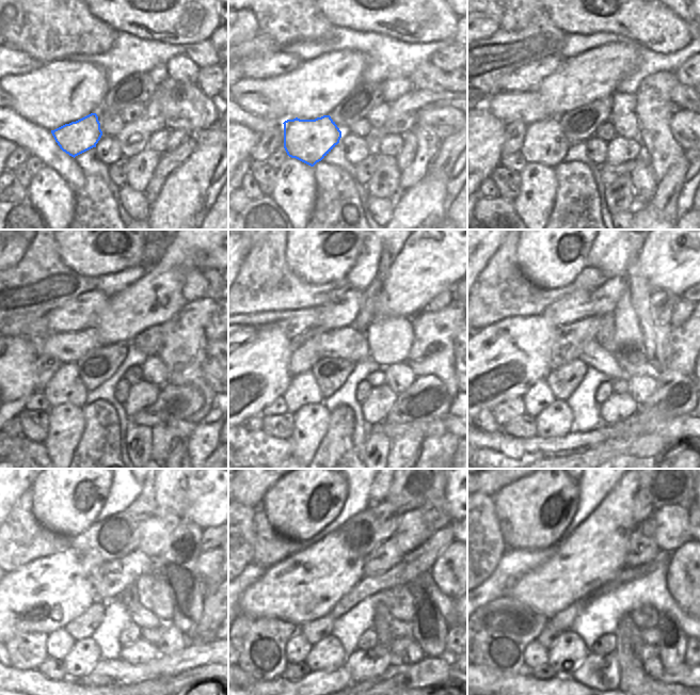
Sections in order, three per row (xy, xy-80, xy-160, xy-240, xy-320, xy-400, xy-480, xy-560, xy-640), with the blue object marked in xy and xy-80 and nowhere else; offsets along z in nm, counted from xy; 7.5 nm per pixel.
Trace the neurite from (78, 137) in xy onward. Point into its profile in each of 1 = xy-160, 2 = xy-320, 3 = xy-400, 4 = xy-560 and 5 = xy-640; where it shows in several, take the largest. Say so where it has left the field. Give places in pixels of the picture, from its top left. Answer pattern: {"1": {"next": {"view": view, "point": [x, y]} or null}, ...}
{"1": {"next": {"view": "xy-160", "point": [545, 143]}}, "2": {"next": {"view": "xy-320", "point": [303, 389]}}, "3": {"next": {"view": "xy-400", "point": [540, 396]}}, "4": {"next": {"view": "xy-560", "point": [297, 649]}}, "5": {"next": {"view": "xy-640", "point": [536, 656]}}}

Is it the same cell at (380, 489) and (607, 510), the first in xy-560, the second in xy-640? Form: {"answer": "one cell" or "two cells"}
{"answer": "one cell"}

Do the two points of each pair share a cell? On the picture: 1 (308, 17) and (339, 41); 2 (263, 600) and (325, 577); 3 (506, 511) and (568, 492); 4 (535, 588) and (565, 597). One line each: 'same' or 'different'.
1: different
2: same
3: same
4: same

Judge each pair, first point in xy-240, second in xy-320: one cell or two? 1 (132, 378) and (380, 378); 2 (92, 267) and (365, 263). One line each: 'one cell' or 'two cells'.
1: one cell
2: two cells

